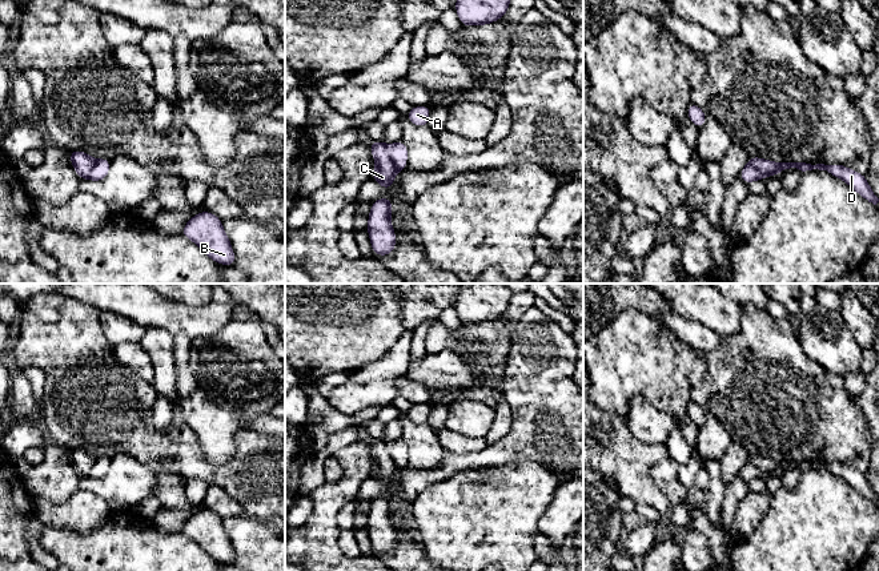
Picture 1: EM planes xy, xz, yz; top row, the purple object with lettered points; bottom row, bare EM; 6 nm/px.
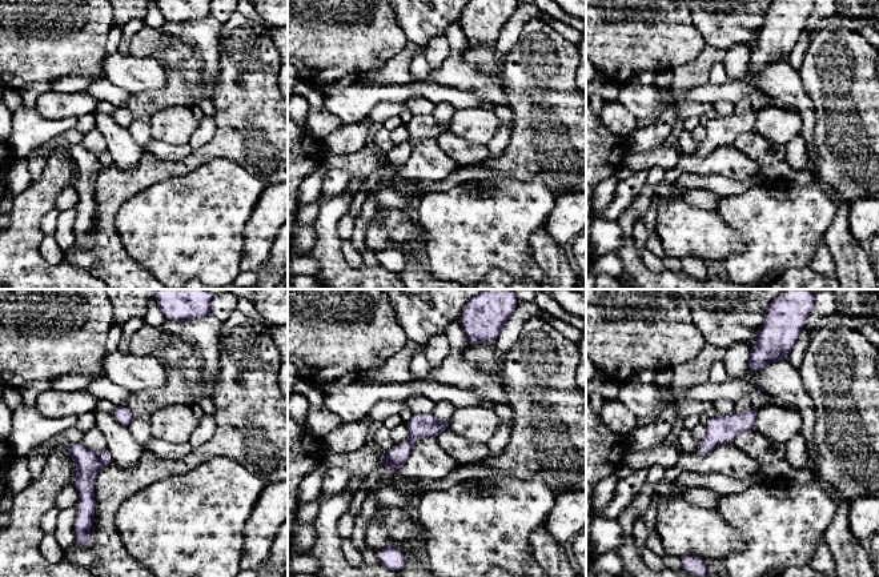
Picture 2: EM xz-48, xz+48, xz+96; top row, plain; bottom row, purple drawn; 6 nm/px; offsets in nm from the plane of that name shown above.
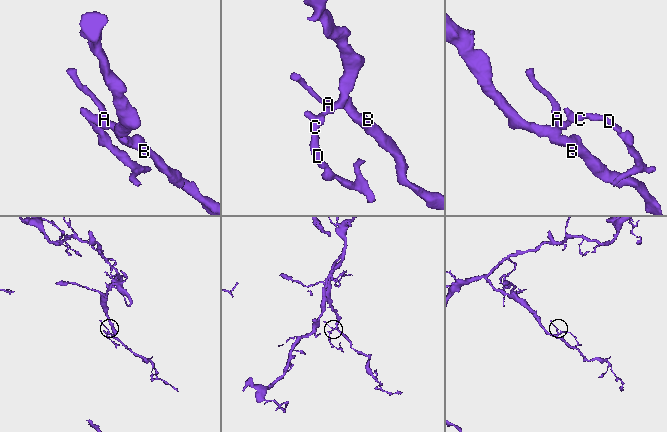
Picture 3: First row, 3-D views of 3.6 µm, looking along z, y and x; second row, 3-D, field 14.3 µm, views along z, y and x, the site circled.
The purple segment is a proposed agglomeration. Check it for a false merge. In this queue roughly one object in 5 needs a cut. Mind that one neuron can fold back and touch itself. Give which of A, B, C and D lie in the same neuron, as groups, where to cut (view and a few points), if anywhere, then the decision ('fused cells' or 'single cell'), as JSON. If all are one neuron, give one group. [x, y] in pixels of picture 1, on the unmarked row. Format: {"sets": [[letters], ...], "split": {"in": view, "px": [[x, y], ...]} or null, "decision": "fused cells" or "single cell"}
{"sets": [["A", "B"], ["C", "D"]], "split": {"in": "xz", "px": [[386, 443], [389, 455], [397, 469]]}, "decision": "fused cells"}

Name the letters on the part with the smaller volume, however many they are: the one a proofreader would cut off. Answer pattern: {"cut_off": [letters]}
{"cut_off": ["C", "D"]}

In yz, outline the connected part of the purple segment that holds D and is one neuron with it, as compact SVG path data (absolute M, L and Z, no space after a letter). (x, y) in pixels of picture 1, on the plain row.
M748 455L747 463L756 467L760 471L763 478L768 474L779 473L780 470L790 467L790 466L796 466L802 470L812 469L812 467L826 469L830 473L832 473L832 474L843 478L846 482L848 482L866 499L872 500L874 503L876 503L879 500L879 496L875 494L875 491L870 486L870 483L866 478L866 474L862 471L858 471L850 466L846 466L840 462L811 463L811 462L806 462L806 461L774 461L774 459L760 457L760 455Z

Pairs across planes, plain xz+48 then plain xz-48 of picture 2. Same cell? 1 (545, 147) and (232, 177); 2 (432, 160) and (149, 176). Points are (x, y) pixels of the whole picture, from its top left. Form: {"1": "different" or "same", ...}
{"1": "different", "2": "different"}

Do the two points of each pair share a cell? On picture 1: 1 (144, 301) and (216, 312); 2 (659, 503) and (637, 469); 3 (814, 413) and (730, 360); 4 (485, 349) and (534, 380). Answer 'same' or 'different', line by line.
1: same
2: same
3: same
4: different

